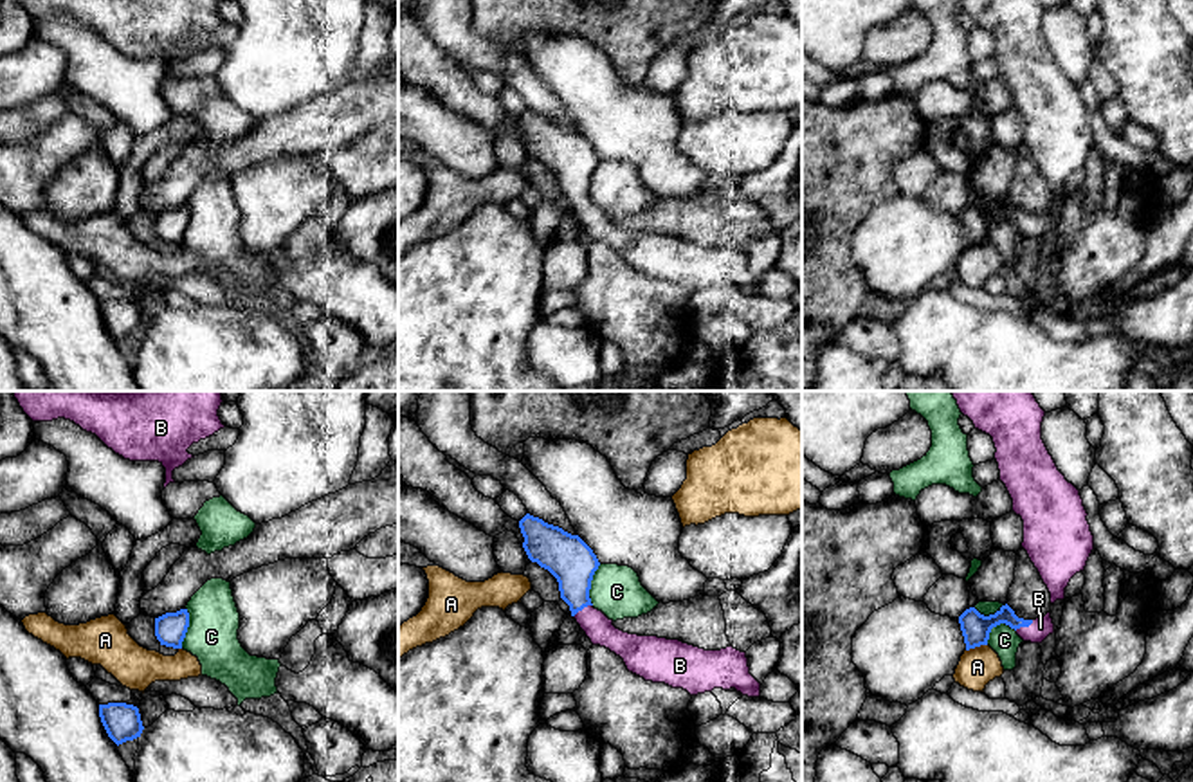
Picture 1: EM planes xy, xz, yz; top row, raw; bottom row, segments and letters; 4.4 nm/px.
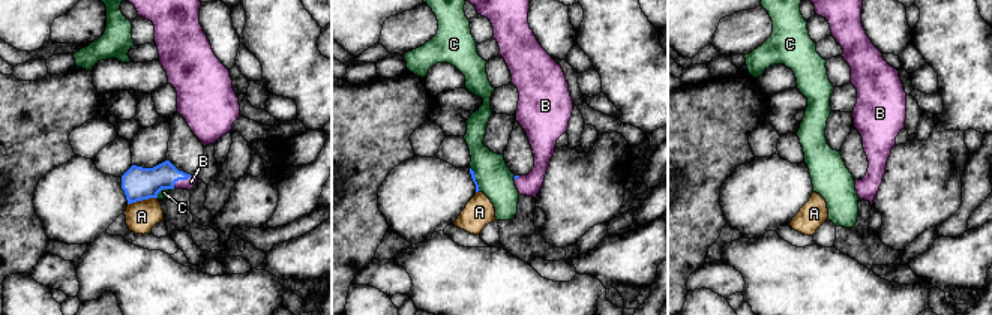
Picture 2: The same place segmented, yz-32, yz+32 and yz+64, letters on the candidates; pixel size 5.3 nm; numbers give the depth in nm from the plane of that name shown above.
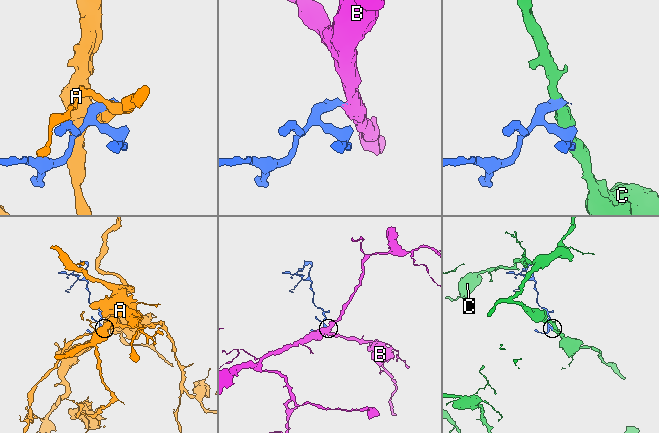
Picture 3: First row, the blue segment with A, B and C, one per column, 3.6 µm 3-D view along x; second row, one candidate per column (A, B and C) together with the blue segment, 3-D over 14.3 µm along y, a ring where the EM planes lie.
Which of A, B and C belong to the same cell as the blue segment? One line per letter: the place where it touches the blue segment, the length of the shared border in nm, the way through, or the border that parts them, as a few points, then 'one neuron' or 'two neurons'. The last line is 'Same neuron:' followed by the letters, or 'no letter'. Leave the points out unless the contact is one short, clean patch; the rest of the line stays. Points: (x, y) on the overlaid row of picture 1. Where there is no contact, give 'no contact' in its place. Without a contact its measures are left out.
A: yz (975, 645) | 100 nm | along yz (986, 644), (966, 651) | two neurons
B: xz (582, 608) | 110 nm | across xz (566, 557), (582, 608), (595, 624) | one neuron
C: xz (590, 584) | 190 nm | along xz (601, 564), (591, 581), (591, 604) | two neurons
Same neuron: B

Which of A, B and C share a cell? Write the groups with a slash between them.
A / B / C

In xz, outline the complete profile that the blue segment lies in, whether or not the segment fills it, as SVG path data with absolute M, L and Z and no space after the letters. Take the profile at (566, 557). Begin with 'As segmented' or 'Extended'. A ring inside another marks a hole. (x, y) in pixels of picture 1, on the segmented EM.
Extended. M530 514L519 521L519 528L528 559L557 578L560 598L591 643L620 656L629 672L645 681L683 688L690 696L714 688L735 688L748 697L760 696L760 683L750 674L746 652L732 645L705 650L679 640L638 636L616 629L613 620L591 604L591 580L600 562L578 535Z

